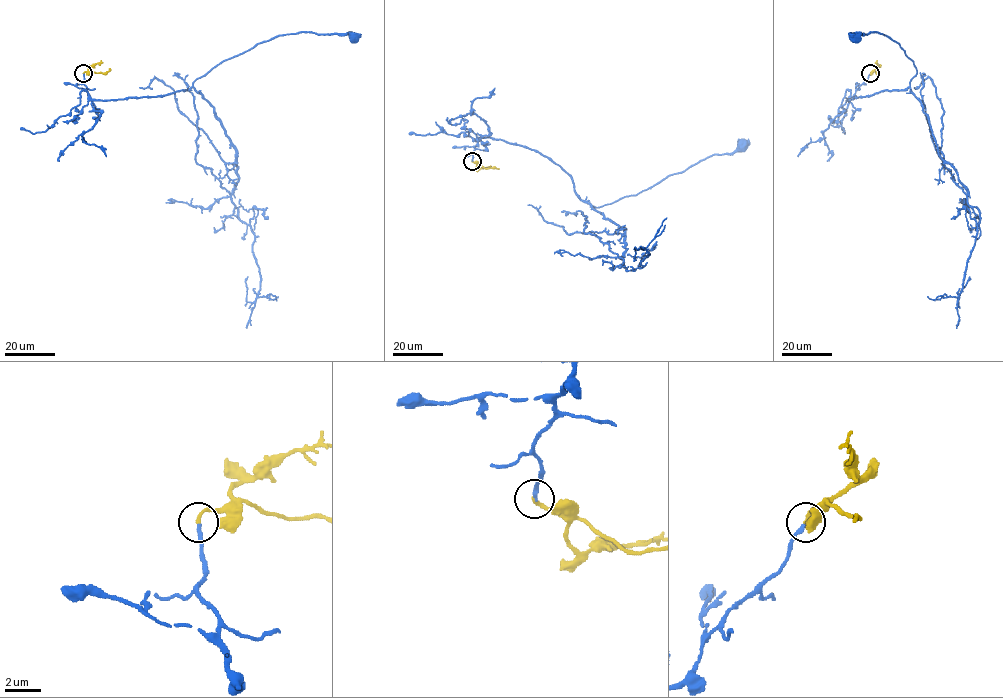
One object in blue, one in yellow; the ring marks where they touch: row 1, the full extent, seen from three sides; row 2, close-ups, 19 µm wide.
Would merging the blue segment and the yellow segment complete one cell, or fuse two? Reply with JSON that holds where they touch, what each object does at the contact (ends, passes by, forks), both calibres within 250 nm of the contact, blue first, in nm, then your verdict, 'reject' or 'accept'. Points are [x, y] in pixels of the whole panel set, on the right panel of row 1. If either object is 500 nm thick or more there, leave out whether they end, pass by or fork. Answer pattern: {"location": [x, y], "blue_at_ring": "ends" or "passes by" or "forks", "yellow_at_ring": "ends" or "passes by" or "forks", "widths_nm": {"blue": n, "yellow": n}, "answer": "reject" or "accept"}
{"location": [870, 73], "blue_at_ring": "ends", "yellow_at_ring": "ends", "widths_nm": {"blue": 200, "yellow": 180}, "answer": "accept"}

